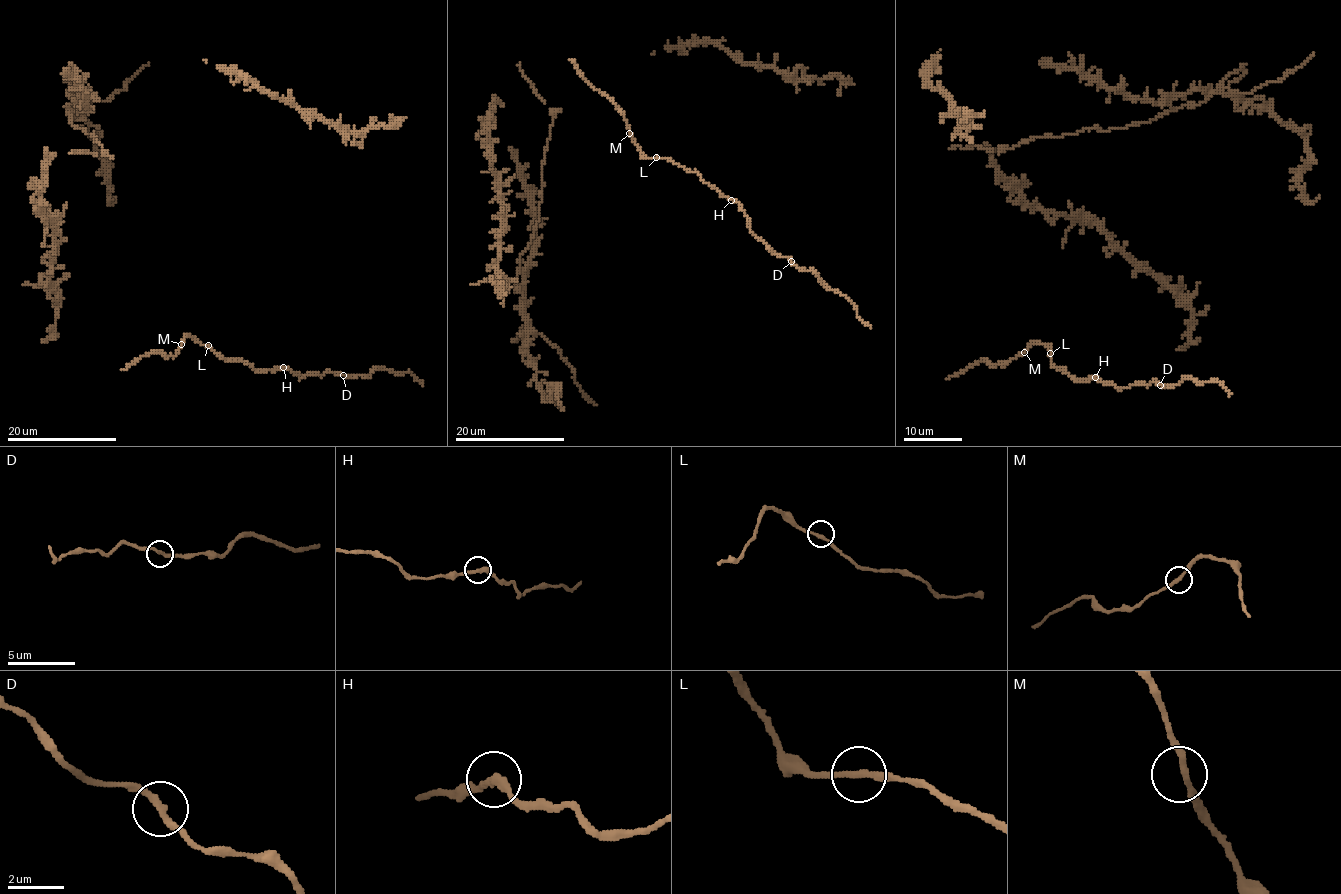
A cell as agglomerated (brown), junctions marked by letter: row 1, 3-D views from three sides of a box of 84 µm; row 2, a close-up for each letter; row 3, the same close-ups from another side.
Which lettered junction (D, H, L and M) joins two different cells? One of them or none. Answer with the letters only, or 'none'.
none

